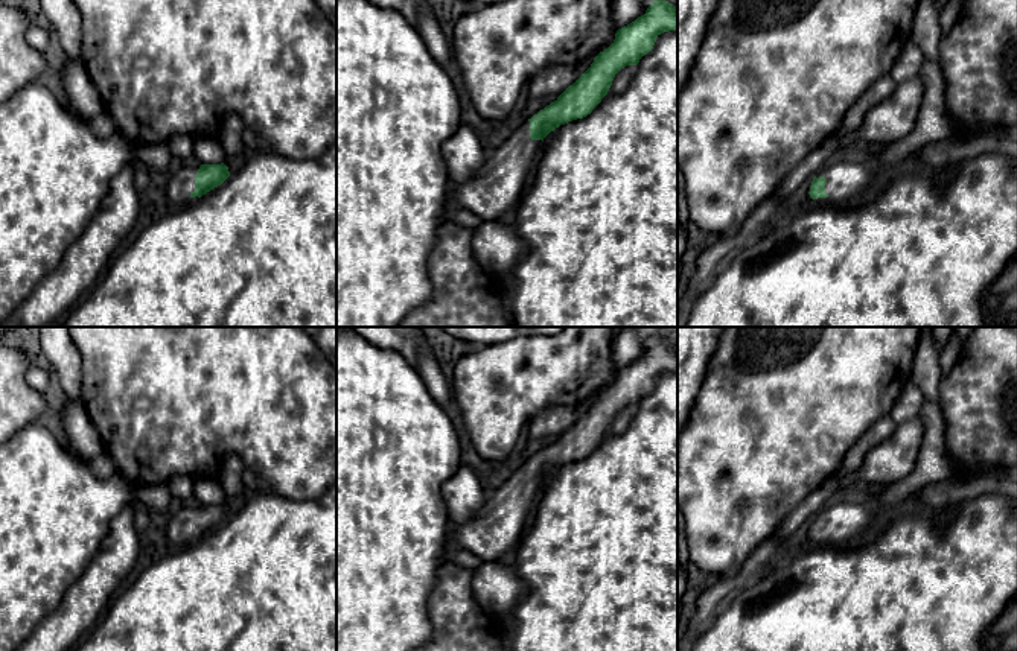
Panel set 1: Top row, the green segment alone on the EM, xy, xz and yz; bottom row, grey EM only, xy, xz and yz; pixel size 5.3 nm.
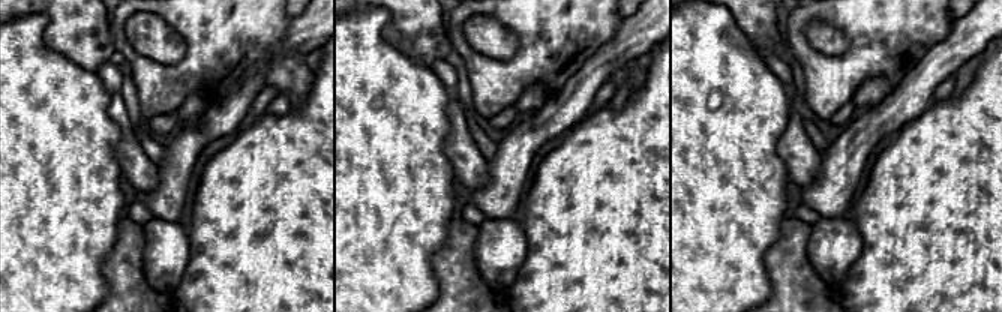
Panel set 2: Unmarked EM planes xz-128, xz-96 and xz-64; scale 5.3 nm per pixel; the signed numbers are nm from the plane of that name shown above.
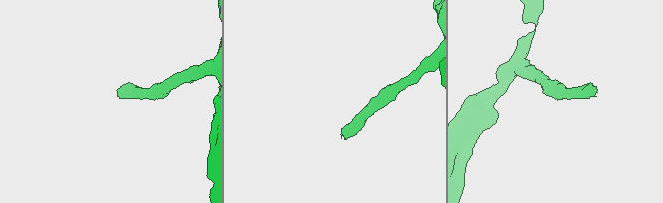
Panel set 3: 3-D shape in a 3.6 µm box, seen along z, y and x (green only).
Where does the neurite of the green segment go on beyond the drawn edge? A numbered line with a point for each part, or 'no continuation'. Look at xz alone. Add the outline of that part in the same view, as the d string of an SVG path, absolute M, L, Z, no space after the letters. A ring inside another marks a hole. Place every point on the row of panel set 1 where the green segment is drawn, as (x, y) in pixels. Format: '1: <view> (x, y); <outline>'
1: xz (492, 193); M527 120L484 164L464 183L449 184L461 208L483 221L508 219L521 201L542 149L542 140L530 138Z

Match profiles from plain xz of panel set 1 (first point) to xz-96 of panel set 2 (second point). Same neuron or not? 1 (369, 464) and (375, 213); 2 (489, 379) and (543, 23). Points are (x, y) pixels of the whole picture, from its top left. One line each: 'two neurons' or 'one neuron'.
1: one neuron
2: one neuron

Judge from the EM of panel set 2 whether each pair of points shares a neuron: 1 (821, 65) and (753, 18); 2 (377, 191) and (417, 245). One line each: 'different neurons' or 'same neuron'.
1: different neurons
2: same neuron

